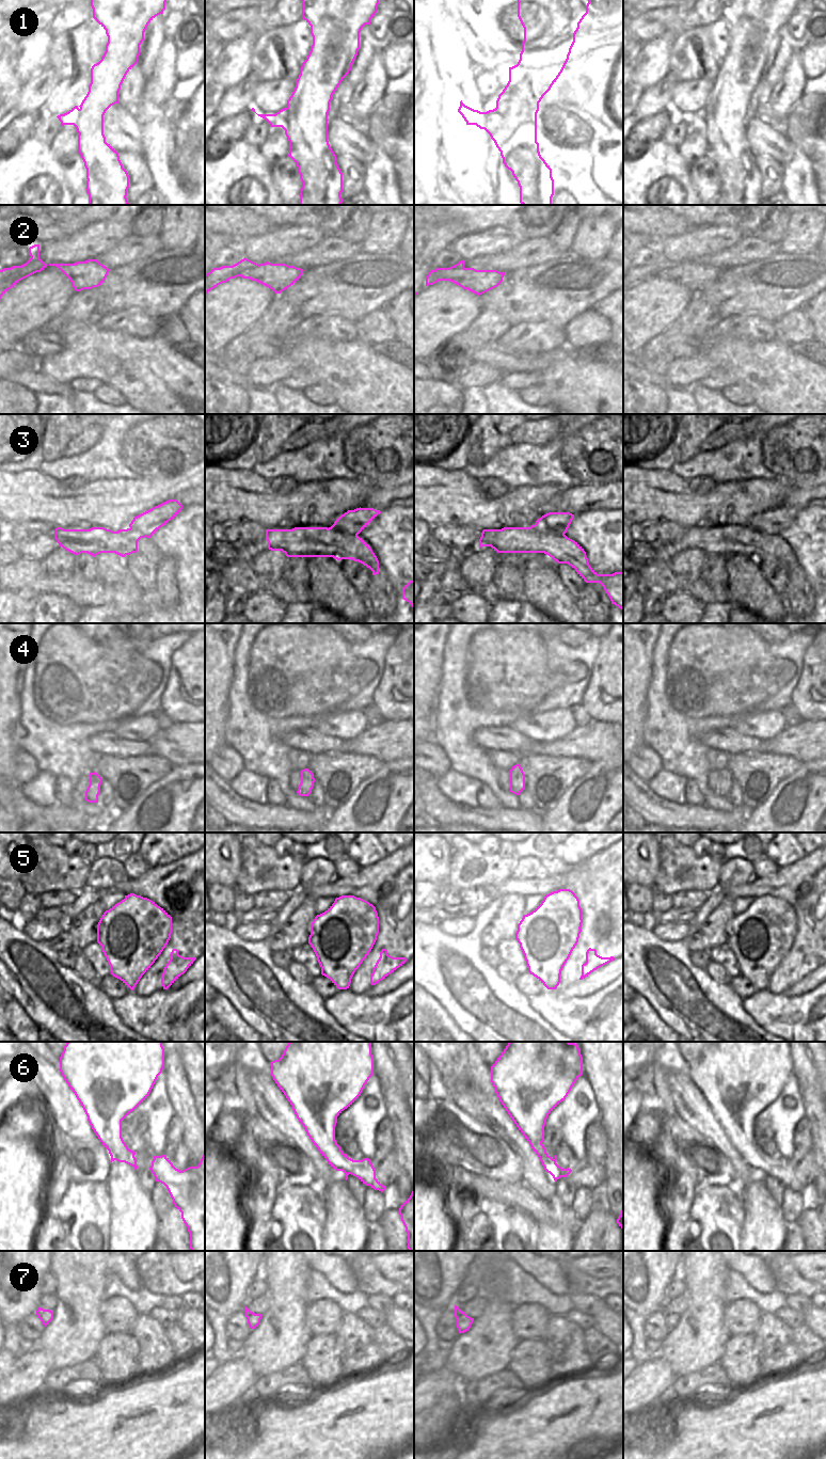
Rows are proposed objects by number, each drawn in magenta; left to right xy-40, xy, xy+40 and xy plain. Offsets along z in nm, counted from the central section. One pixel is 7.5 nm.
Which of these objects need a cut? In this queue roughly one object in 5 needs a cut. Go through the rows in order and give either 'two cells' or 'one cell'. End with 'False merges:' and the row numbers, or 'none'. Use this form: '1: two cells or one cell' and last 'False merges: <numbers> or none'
1: two cells
2: two cells
3: two cells
4: one cell
5: one cell
6: one cell
7: one cell
False merges: 1, 2, 3

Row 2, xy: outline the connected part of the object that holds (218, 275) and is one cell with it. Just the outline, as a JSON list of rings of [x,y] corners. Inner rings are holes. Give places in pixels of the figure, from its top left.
[[[243,258],[233,266],[222,266],[220,268],[213,268],[207,274],[205,274],[205,297],[206,295],[222,283],[226,283],[231,279],[240,276],[245,270],[257,267],[258,264]]]

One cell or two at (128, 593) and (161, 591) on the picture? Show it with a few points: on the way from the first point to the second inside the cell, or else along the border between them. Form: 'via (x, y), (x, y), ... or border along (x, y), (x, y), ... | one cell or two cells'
border along (143, 591), (143, 602), (149, 608) | two cells

